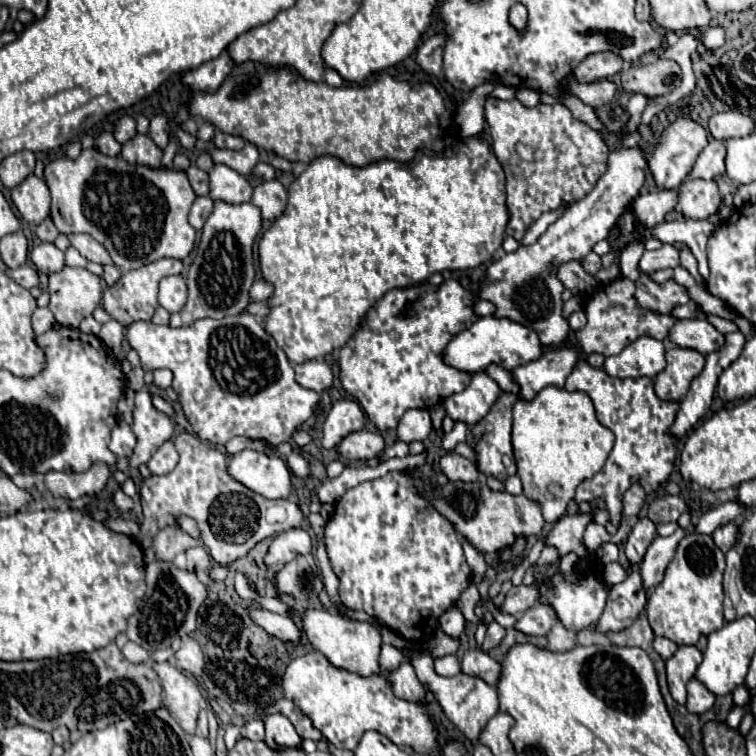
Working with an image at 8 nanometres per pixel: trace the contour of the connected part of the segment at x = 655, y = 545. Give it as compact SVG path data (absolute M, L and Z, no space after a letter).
M677 529L669 537L655 537L653 539L653 543L649 545L647 553L643 555L643 559L639 563L643 589L651 589L663 581L663 573L665 573L669 561L673 559L677 543L683 539L683 535L685 535L685 531Z

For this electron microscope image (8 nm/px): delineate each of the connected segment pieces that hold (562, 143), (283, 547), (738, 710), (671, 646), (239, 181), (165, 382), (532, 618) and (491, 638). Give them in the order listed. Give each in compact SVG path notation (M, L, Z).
M487 97L485 119L493 137L493 153L497 155L507 177L507 235L523 239L535 215L555 211L563 203L569 207L593 191L599 177L607 169L605 131L591 129L575 119L563 103L523 107L515 101L499 101Z
M289 529L279 535L275 535L271 549L267 553L267 571L275 567L281 567L281 563L287 563L299 553L309 553L312 550L312 539L304 529Z
M749 705L747 707L733 707L731 711L729 711L729 715L727 715L727 727L729 729L735 729L737 725L739 725L739 721L741 721L741 717L745 715L749 711Z
M655 637L653 647L655 647L655 651L661 655L661 659L663 659L663 661L667 661L667 659L677 651L677 645L675 645L673 641L665 639L665 637Z
M215 165L213 171L209 171L209 179L211 179L209 197L213 197L215 201L225 201L231 205L241 205L241 203L251 201L253 189L249 181L243 175L239 175L237 171L225 165Z
M157 369L153 375L155 375L155 381L153 381L153 383L155 383L157 387L161 387L161 389L167 389L167 387L171 385L173 373L171 373L169 369Z
M537 603L525 613L521 613L519 621L515 623L515 629L523 631L525 635L545 635L551 631L551 627L557 623L557 615L551 605Z
M491 621L491 623L487 625L487 637L485 637L485 643L481 645L481 649L483 649L483 651L493 649L503 637L505 637L505 629L503 629L497 621Z

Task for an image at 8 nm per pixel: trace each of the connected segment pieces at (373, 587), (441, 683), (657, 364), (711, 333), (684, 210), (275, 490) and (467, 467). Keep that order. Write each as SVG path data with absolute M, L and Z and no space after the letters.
M387 473L381 479L359 483L345 491L325 527L325 545L333 573L339 579L339 599L351 611L365 611L379 625L397 631L413 645L425 643L437 629L439 617L457 603L471 583L455 527L421 495L407 473Z
M415 653L411 657L411 665L417 671L419 681L435 695L437 703L441 705L443 713L449 717L449 721L453 721L459 731L471 741L477 743L481 731L485 729L487 721L497 713L499 701L497 701L497 693L495 687L487 685L483 679L473 679L469 675L455 675L455 677L441 677L433 671L433 657L429 653Z
M641 337L627 345L619 355L607 357L603 369L621 379L627 377L655 377L665 369L663 343L653 337Z
M681 319L677 321L677 327L673 327L673 331L669 333L669 341L673 341L677 347L695 349L701 355L709 355L723 349L725 335L719 333L709 321Z
M689 179L677 187L675 211L687 219L709 219L721 205L715 181Z
M243 449L229 457L227 473L267 499L281 499L291 491L291 471L279 455Z
M447 453L441 459L441 471L451 481L477 481L479 479L479 471L477 471L475 463L457 453Z

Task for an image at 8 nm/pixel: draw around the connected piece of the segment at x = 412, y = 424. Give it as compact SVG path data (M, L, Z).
M413 409L407 411L397 427L397 435L401 441L411 443L411 441L425 441L431 433L431 419L427 409Z

